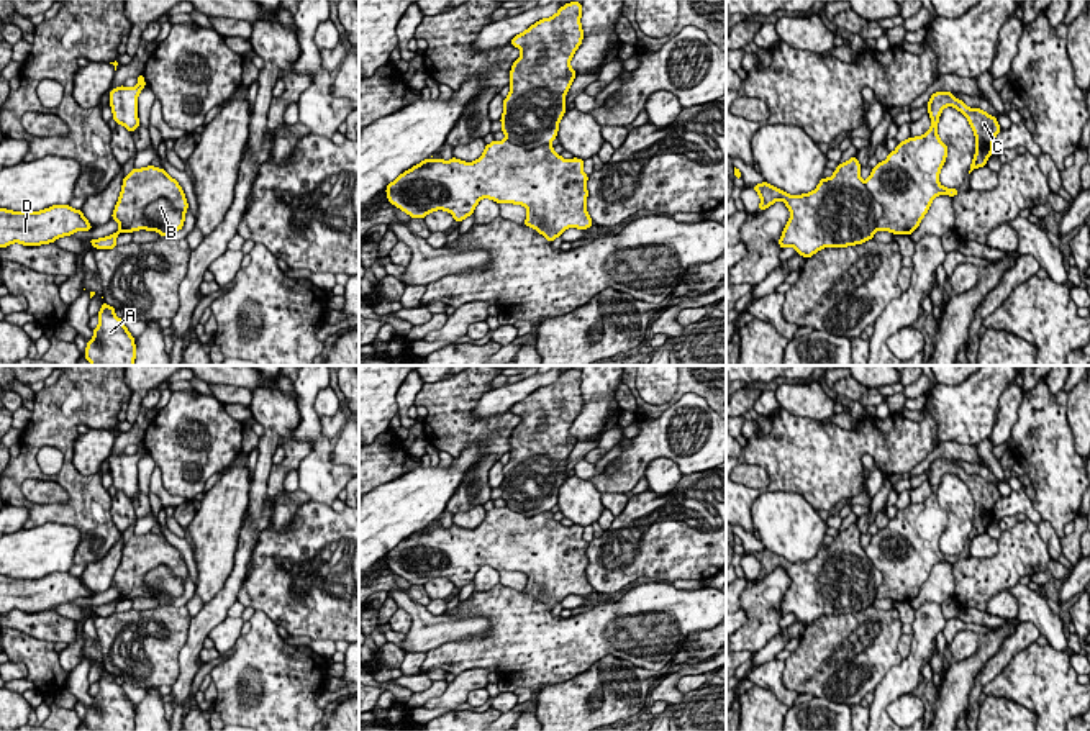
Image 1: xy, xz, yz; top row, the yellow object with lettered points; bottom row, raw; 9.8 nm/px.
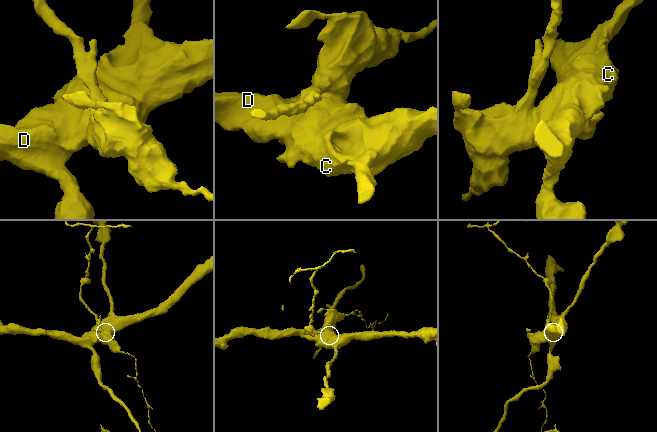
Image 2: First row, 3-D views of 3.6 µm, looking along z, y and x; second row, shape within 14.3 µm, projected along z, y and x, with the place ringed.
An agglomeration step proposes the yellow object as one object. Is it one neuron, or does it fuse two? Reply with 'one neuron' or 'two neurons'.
two neurons

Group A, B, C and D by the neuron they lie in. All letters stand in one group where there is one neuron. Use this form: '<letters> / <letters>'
A C D / B

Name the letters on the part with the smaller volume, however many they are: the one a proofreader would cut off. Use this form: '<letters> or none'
B

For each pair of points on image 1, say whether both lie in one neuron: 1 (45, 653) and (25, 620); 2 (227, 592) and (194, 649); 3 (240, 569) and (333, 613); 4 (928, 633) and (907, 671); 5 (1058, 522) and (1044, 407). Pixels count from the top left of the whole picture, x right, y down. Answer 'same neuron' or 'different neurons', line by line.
1: different neurons
2: same neuron
3: different neurons
4: same neuron
5: same neuron

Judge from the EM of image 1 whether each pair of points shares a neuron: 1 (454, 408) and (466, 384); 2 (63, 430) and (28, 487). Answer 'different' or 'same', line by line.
1: same
2: different

